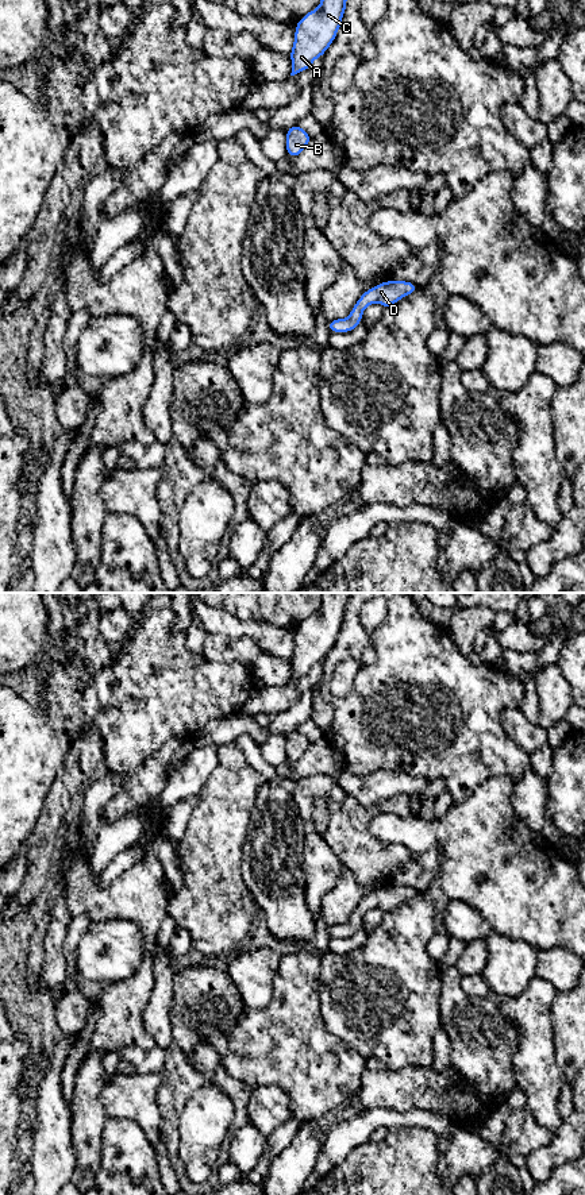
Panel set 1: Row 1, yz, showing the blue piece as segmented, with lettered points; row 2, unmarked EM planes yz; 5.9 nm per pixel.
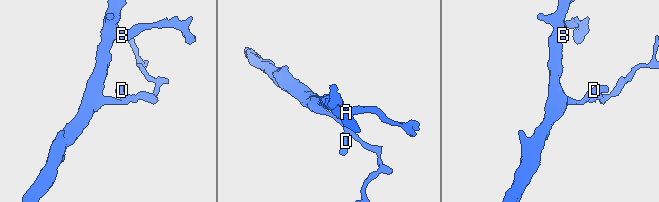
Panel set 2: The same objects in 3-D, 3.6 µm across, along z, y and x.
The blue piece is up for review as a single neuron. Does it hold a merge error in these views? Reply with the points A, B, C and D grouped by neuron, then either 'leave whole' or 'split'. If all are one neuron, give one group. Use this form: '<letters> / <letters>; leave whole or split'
A B C D; leave whole

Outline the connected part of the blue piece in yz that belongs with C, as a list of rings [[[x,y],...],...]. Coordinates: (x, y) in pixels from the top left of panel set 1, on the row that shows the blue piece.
[[[322,0],[316,9],[312,9],[297,22],[295,43],[289,54],[292,59],[290,76],[308,70],[312,62],[326,53],[340,28],[345,11],[346,0]]]

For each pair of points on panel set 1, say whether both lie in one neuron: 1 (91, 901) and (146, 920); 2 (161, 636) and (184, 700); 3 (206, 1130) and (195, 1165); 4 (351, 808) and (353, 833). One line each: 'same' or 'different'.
1: same
2: same
3: same
4: same

